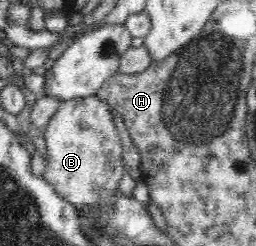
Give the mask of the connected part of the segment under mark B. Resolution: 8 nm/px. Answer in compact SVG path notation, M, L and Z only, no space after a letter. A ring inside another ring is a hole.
M96 95L75 98L61 103L43 130L48 161L42 178L61 198L74 204L77 212L87 212L93 206L98 206L103 212L109 210L109 207L103 209L103 206L115 200L119 182L126 172L121 138L109 108Z

